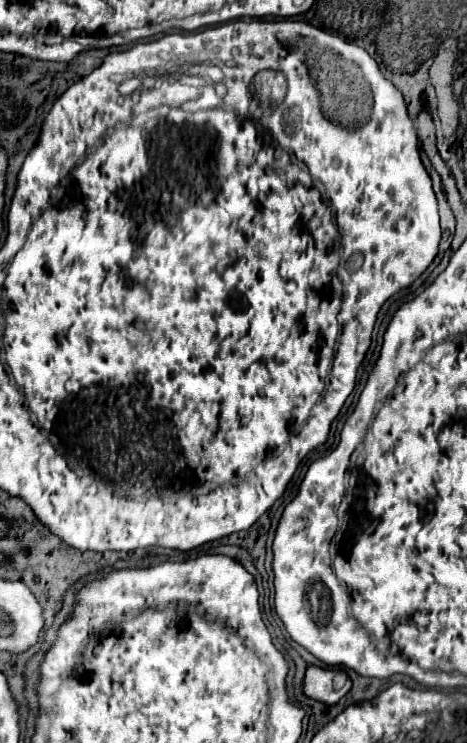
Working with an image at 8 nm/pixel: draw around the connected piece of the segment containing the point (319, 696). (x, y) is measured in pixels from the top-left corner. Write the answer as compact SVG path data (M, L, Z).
M310 666L304 676L304 694L324 704L336 704L352 688L352 680L344 670L324 670Z

